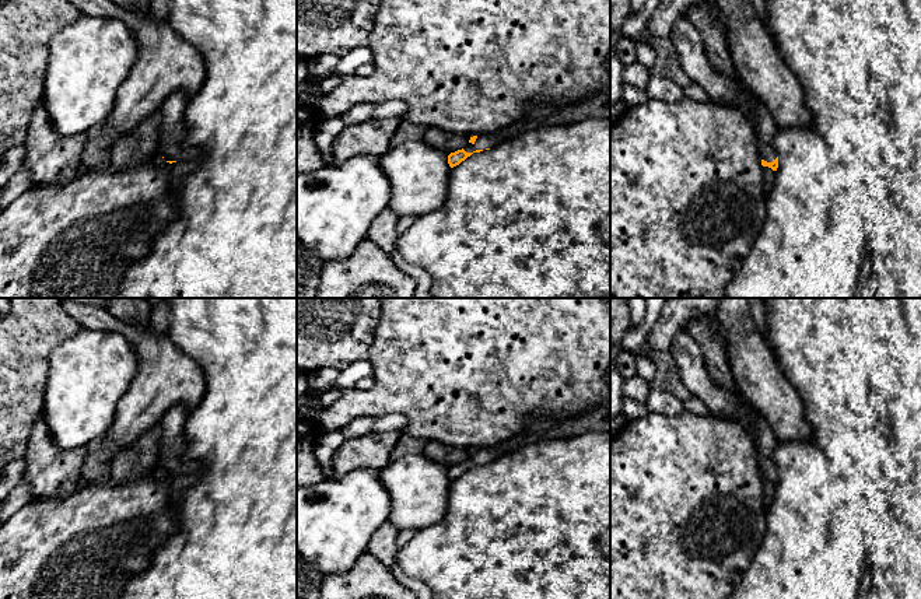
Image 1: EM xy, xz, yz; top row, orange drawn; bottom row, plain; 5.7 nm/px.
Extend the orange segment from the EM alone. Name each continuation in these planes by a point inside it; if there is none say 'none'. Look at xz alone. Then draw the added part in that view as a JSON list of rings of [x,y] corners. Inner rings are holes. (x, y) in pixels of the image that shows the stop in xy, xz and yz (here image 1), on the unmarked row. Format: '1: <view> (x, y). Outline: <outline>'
1: xz (483, 455). Outline: [[[497,444],[488,448],[479,448],[476,455],[473,458],[467,456],[467,459],[463,463],[466,466],[473,466],[476,463],[484,465],[486,462],[495,460],[497,458],[502,456],[507,452],[509,452],[509,449],[502,444]]]

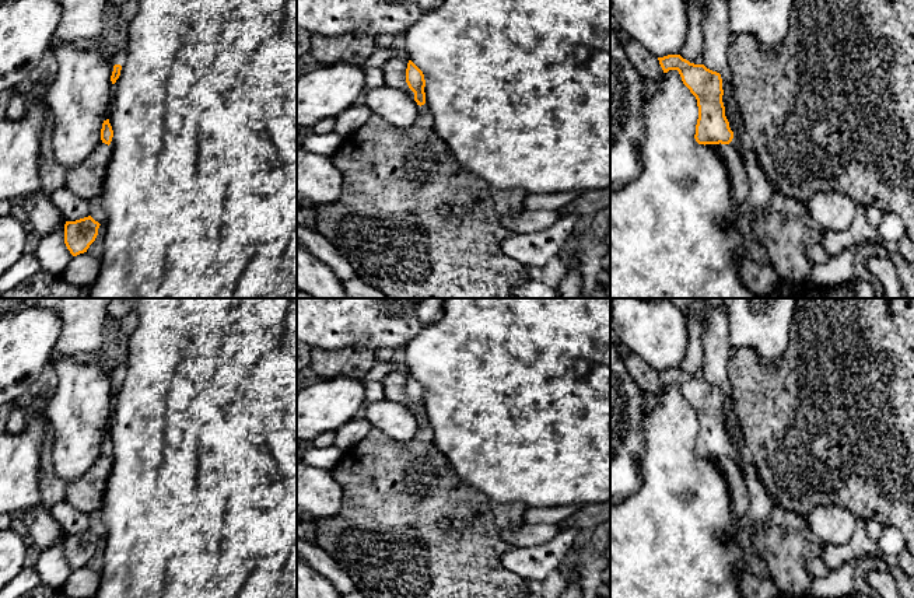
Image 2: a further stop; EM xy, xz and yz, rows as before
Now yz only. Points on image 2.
1: yz (742, 457). Outline: [[[745,443],[735,452],[732,452],[729,459],[736,462],[740,466],[740,469],[746,466],[753,466],[752,452]]]

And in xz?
1: xz (424, 433). Outline: [[[426,419],[420,420],[420,429],[417,433],[417,438],[423,441],[434,441],[434,433]]]

